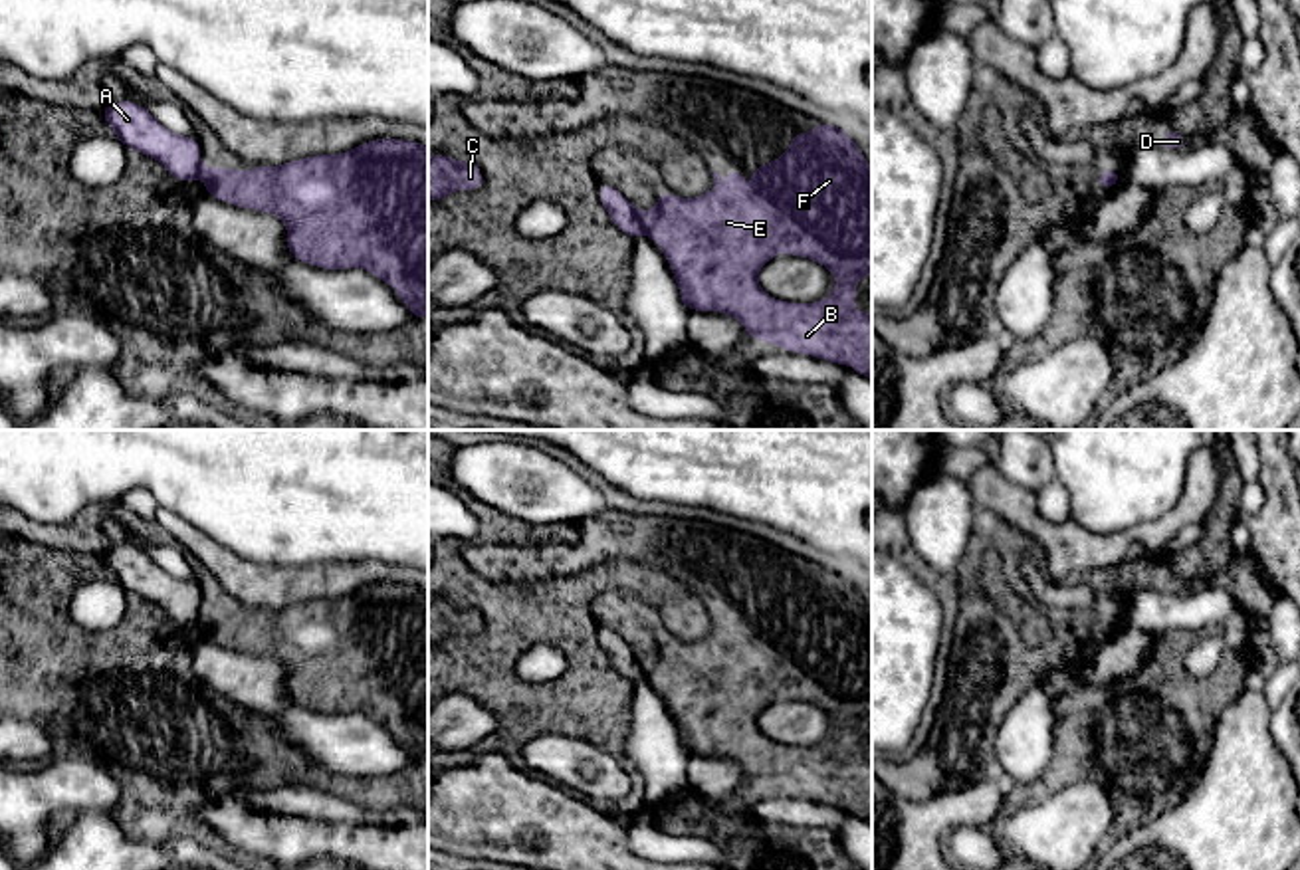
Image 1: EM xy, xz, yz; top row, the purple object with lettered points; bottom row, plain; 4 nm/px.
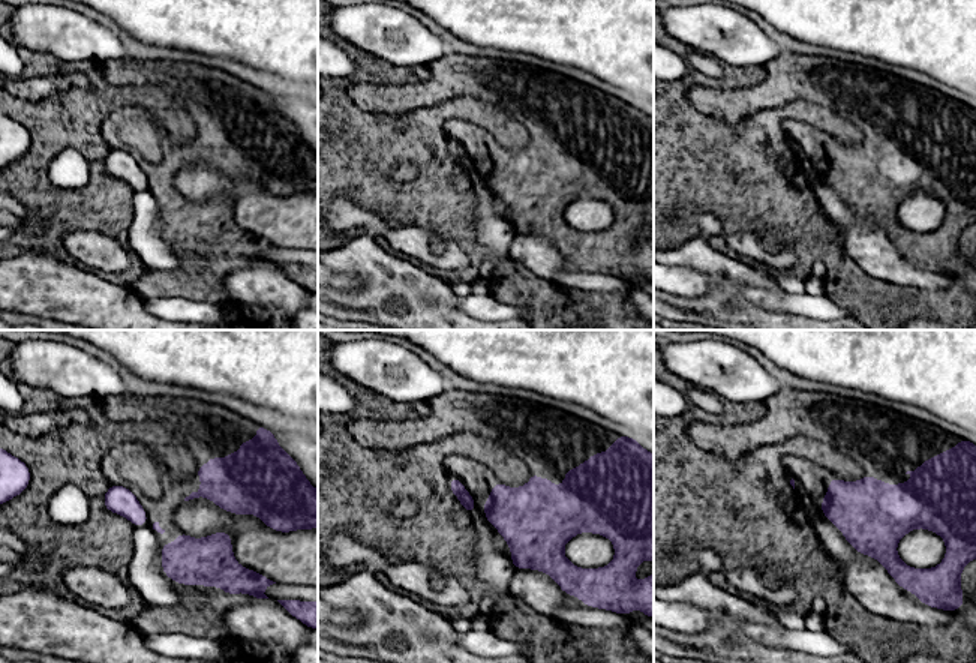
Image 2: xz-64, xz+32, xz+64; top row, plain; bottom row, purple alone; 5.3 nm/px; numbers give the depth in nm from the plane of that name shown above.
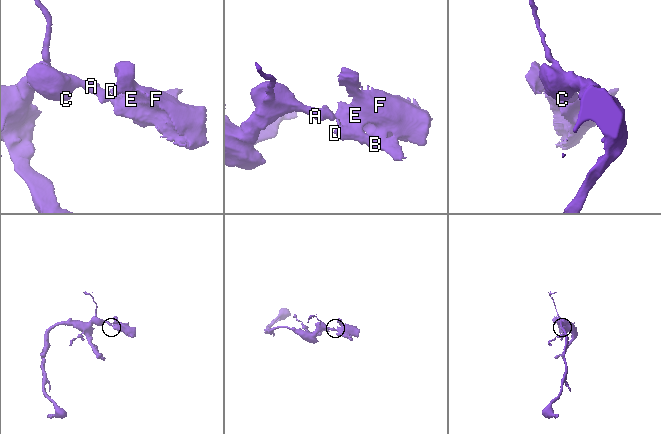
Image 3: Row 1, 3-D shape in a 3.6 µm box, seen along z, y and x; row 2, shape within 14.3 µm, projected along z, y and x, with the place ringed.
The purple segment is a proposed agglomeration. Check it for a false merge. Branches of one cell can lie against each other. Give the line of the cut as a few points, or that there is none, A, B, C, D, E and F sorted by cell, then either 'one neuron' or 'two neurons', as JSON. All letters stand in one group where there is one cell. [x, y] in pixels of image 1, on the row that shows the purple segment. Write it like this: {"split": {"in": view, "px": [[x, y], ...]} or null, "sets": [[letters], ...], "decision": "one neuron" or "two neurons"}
{"split": {"in": "xz", "px": [[649, 217], [645, 230]]}, "sets": [["A", "C"], ["B", "D", "E", "F"]], "decision": "two neurons"}

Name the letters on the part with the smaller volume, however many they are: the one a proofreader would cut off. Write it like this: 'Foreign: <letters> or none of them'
Foreign: B, D, E, F

